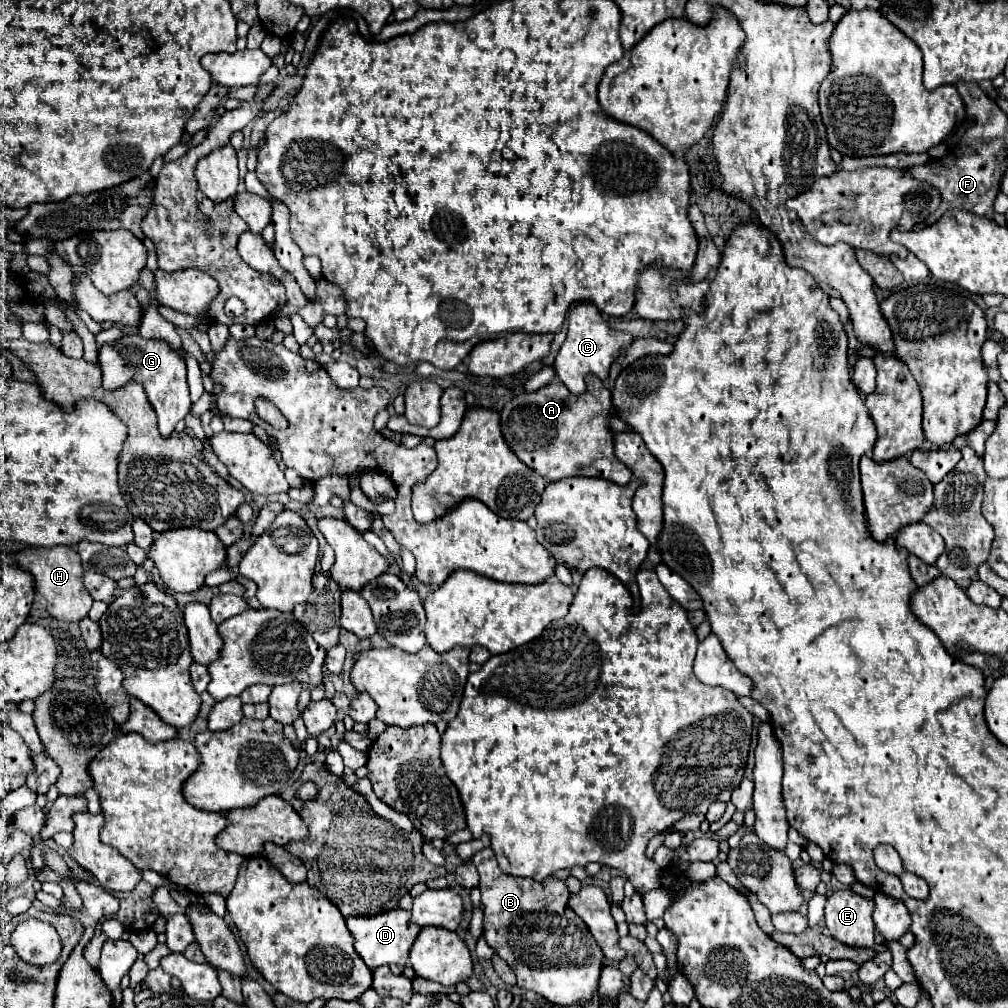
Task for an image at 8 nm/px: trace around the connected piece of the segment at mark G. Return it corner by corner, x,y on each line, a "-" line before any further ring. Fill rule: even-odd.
133,337
127,345
107,345
107,349
99,349
99,367
103,371
103,387
117,389
125,385
125,381
133,379
143,385
149,403
153,405
159,419
159,433
169,437
175,425
187,415
191,409
189,385
187,385
187,369
185,361
169,349
169,345
161,339
141,339

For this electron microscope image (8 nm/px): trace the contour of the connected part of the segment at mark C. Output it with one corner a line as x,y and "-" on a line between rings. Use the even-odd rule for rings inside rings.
593,303
571,305
567,339
563,341
563,345
555,357
555,363
553,363
555,373
569,391
579,395
585,391
585,375
595,373
599,379
607,379
611,363
617,359
617,355
621,351
625,351
629,347
631,341
633,341
633,337
629,333
611,329

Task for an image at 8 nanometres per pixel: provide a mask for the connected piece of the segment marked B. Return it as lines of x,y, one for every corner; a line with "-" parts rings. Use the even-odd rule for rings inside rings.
493,849
477,851
471,861
481,877
479,887
481,903
485,907
485,939
515,971
517,985
563,1007
593,999
599,987
603,951
587,925
567,907
567,885
553,875
543,881
509,875
497,867

